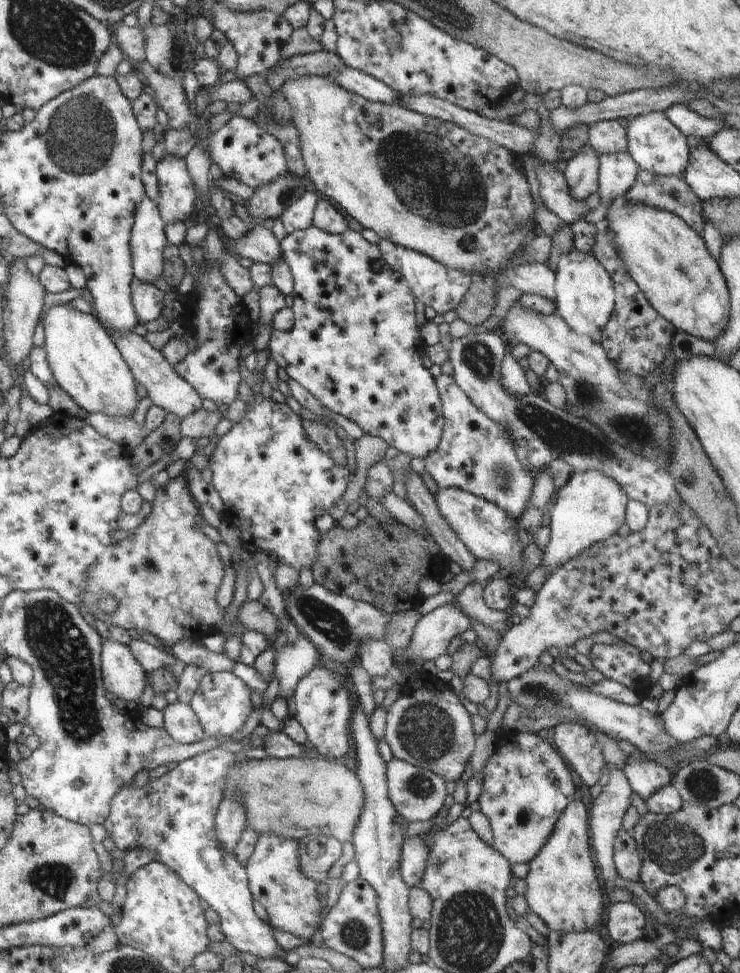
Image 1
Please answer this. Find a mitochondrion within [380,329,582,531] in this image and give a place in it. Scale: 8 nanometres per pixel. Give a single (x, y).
(475, 354)

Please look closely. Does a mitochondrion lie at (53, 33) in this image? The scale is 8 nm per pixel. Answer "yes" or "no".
yes

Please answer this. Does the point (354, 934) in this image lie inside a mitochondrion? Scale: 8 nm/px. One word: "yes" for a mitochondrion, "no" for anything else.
yes

